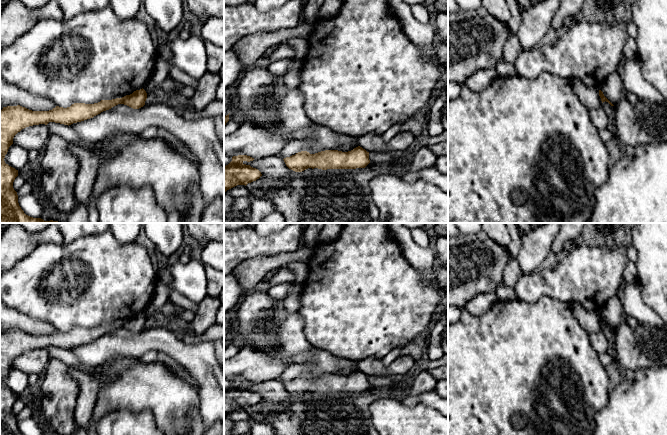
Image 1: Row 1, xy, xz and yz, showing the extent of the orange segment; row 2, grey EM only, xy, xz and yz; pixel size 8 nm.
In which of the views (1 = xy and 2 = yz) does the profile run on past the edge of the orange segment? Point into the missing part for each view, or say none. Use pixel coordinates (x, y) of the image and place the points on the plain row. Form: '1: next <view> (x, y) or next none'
1: next none
2: next none

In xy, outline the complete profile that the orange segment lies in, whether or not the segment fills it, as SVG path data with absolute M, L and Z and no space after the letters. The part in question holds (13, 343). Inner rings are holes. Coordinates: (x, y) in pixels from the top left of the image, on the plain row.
M142 312L130 319L94 328L74 327L70 331L56 330L49 335L32 335L20 329L3 331L0 335L0 435L23 435L18 427L13 406L18 394L5 387L4 382L13 368L14 360L22 353L49 346L71 349L109 334L118 328L139 333L145 329L147 317Z

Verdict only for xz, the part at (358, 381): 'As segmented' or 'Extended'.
As segmented

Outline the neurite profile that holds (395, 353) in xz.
M395 348L392 351L390 351L386 356L382 358L382 361L385 365L391 364L394 360L396 360L401 353L402 348Z

